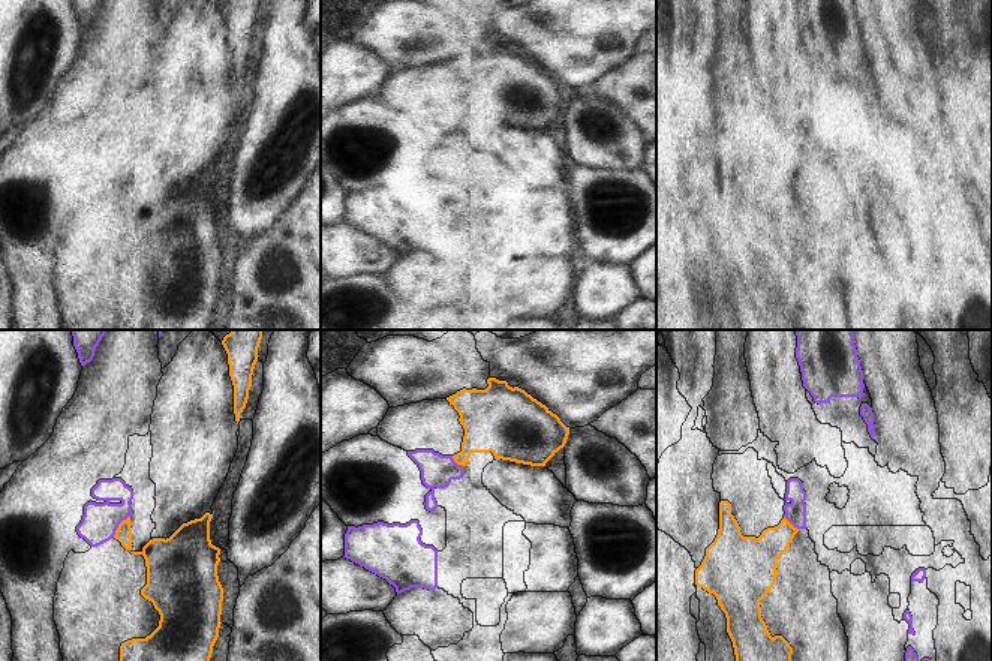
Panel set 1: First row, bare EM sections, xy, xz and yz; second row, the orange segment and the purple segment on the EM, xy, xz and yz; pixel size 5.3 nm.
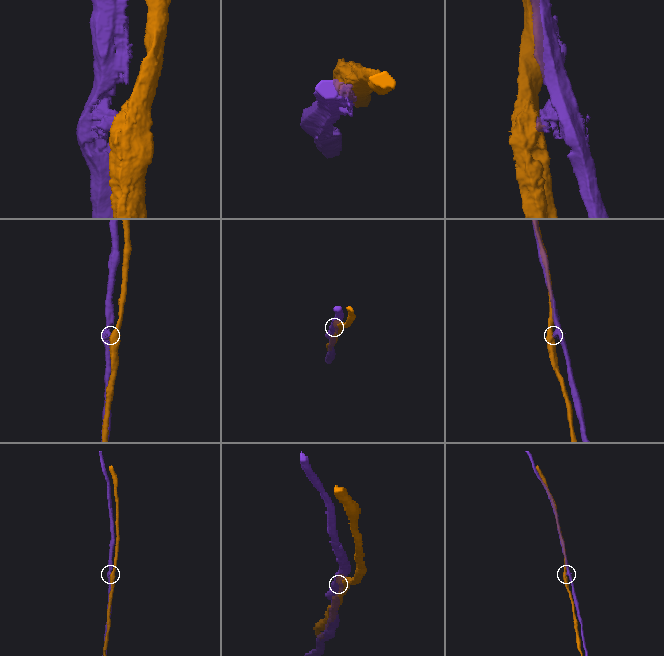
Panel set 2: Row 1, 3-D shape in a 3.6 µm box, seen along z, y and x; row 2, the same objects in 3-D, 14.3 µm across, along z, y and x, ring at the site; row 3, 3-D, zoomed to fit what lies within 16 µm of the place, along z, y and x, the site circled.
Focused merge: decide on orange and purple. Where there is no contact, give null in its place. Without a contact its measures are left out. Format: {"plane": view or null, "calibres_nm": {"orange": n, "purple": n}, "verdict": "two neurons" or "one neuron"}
{"plane": "xy", "calibres_nm": {"orange": 160, "purple": 190}, "verdict": "two neurons"}

